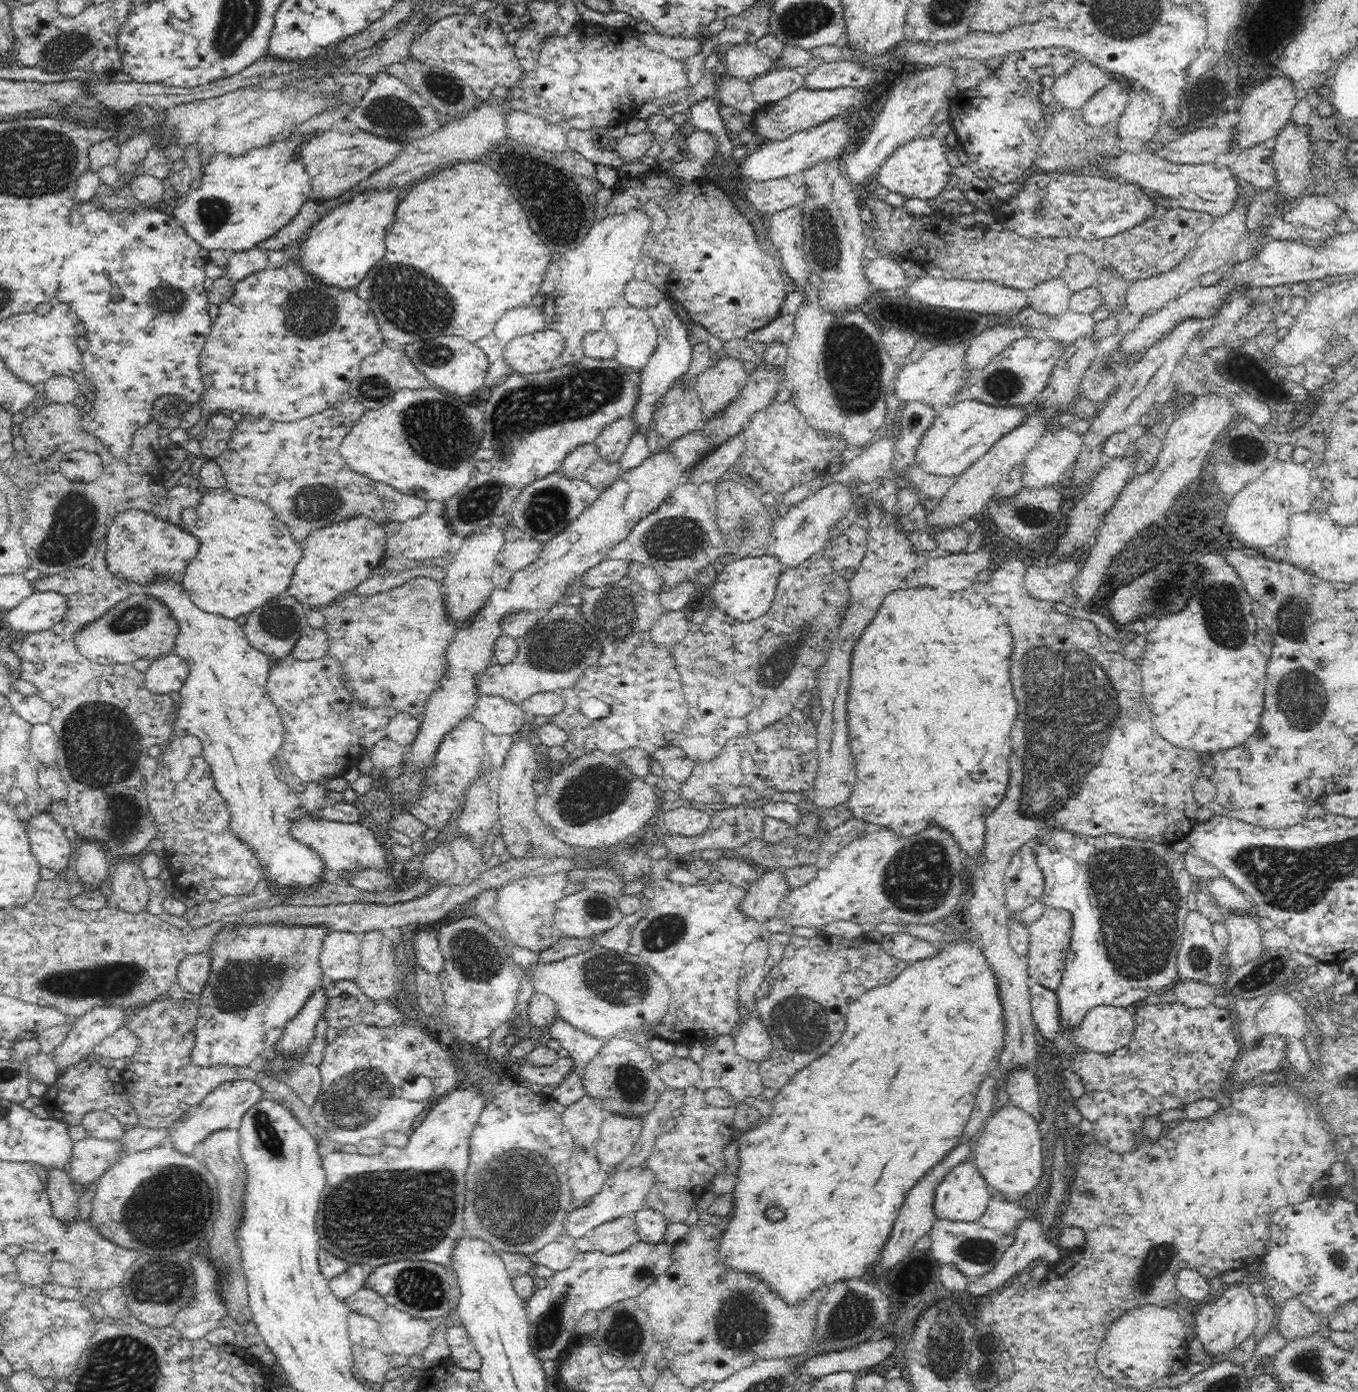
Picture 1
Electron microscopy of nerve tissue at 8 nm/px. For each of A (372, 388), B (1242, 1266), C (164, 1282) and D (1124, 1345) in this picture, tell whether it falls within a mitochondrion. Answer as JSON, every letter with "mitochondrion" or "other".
{"A":"mitochondrion","B":"other","C":"mitochondrion","D":"other"}

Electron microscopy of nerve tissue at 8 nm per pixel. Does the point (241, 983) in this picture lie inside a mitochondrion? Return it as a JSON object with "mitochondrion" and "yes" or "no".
{"mitochondrion":"yes"}

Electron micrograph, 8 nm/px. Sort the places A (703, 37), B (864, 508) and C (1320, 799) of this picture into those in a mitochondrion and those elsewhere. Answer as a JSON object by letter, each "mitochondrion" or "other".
{"A":"other","B":"other","C":"other"}

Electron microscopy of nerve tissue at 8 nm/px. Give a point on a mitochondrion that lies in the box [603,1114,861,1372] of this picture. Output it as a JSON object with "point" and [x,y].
{"point":[736,1334]}

